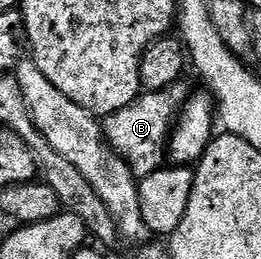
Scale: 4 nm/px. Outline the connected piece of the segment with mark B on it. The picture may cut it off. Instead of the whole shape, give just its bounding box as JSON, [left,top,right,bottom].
[102,81,190,180]

